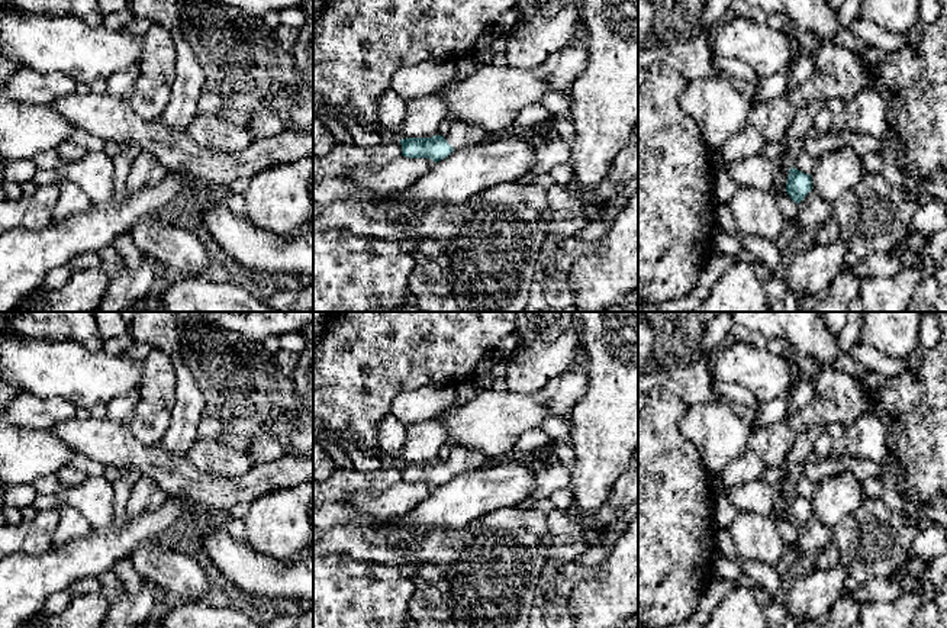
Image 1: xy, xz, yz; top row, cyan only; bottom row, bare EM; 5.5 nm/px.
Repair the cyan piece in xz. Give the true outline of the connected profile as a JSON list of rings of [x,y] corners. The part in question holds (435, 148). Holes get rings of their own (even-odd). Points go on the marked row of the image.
[[[451,122],[445,136],[400,139],[402,155],[408,158],[429,158],[435,162],[447,158],[454,149],[470,148],[484,142],[487,131],[466,122]]]

